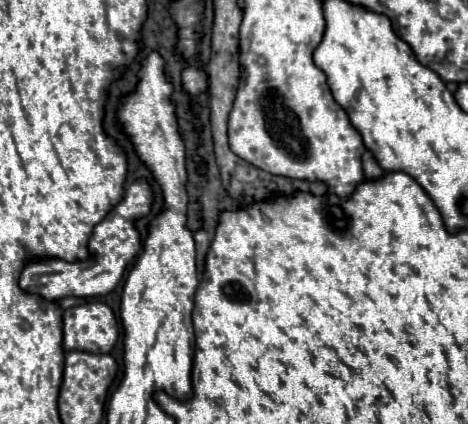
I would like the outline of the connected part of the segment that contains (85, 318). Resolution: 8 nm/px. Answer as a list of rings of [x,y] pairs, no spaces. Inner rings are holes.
[[[86,302],[64,310],[64,350],[106,354],[118,338],[116,318],[102,302]]]

